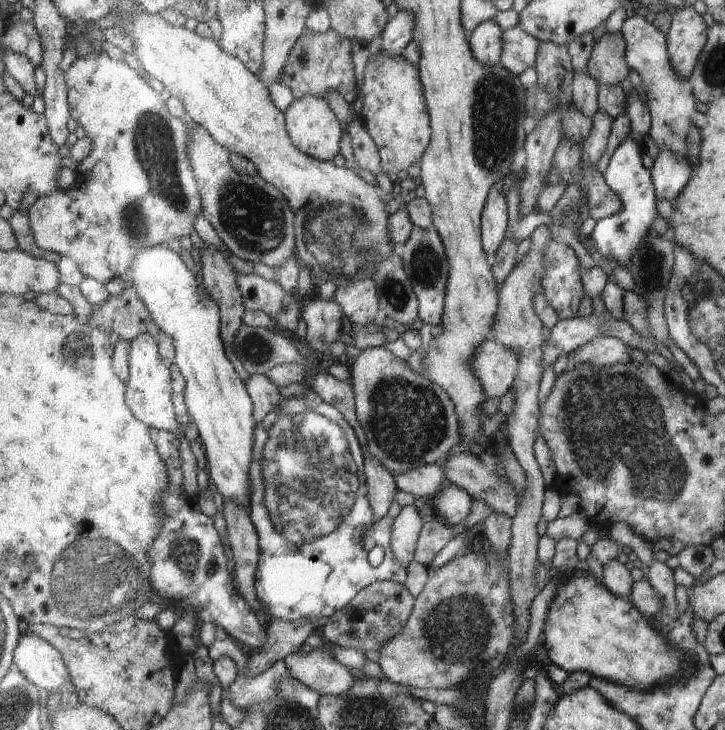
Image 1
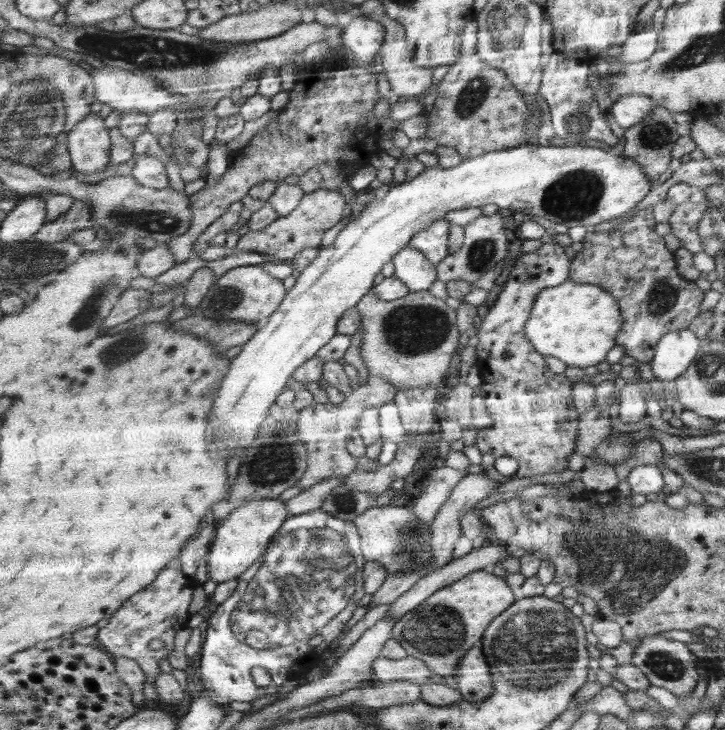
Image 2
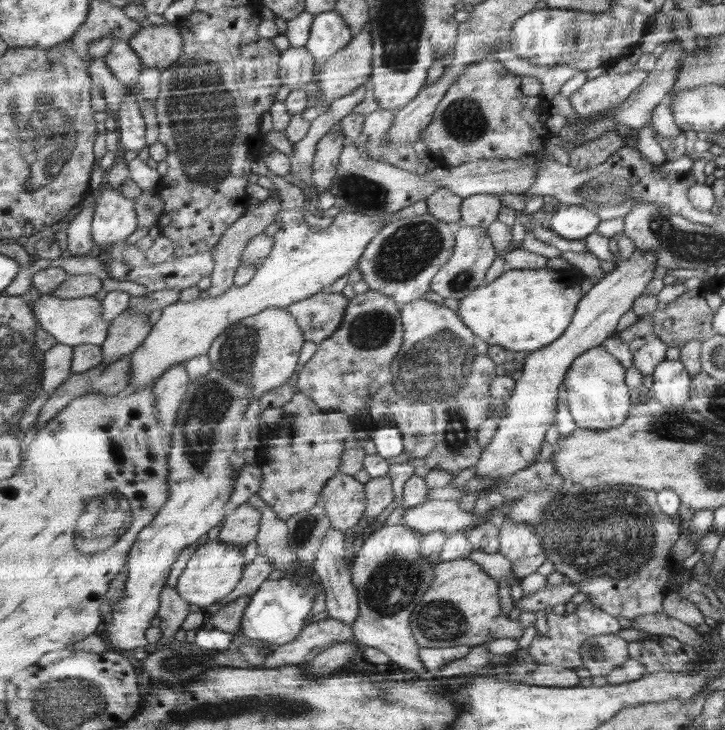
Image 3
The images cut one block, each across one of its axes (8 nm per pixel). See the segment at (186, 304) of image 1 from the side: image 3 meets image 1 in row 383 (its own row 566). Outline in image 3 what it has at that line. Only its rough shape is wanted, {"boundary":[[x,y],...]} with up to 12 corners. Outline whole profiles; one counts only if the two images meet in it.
{"boundary":[[206,540],[175,587],[189,605],[210,608],[241,580],[242,554]]}

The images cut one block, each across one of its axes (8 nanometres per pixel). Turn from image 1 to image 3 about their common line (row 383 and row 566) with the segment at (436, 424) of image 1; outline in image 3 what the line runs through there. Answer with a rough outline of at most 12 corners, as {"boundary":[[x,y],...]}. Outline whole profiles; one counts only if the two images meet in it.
{"boundary":[[401,523],[366,537],[349,570],[353,641],[428,674],[410,616],[438,563]]}

